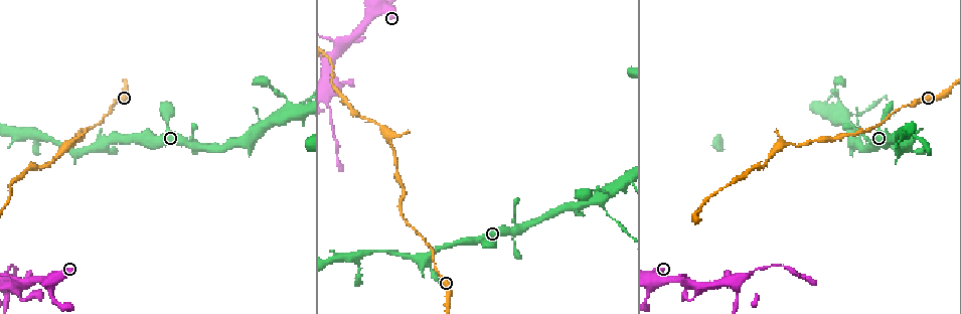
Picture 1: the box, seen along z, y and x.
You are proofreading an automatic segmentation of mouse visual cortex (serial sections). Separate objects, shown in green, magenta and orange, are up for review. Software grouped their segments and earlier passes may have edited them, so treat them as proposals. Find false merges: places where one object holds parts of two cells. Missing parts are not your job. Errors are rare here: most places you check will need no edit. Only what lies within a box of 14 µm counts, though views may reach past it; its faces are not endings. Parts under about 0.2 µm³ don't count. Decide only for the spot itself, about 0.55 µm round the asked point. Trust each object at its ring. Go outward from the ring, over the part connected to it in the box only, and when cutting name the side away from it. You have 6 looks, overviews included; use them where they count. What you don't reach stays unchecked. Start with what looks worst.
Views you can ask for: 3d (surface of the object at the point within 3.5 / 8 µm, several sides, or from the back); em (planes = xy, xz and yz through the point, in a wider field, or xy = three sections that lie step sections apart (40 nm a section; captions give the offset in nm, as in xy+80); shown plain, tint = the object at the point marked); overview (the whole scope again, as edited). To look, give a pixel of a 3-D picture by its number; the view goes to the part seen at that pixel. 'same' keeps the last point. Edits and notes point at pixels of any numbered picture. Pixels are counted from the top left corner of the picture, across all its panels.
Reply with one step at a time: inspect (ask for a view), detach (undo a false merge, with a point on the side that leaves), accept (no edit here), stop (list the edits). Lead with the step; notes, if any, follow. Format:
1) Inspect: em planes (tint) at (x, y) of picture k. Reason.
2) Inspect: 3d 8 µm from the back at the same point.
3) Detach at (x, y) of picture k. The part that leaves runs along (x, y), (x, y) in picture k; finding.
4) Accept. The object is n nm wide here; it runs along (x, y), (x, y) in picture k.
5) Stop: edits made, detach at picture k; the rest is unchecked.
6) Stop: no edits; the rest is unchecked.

Inspect: em planes (tint) at (285, 114) of picture 1.

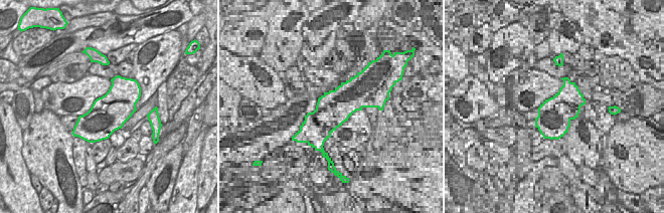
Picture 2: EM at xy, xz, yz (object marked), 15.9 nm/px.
Inspect: 3d 3.5 µm at the same point. Wider look.

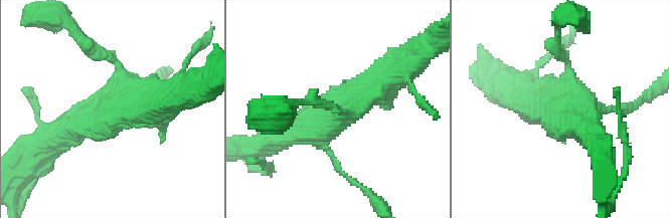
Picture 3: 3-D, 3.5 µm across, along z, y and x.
Accept. It runs along (287, 136), (394, 73) in picture 3; one cell here.

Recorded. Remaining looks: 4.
Inspect: 3d 3.5 µm at (345, 44) of picture 1. Branch point.

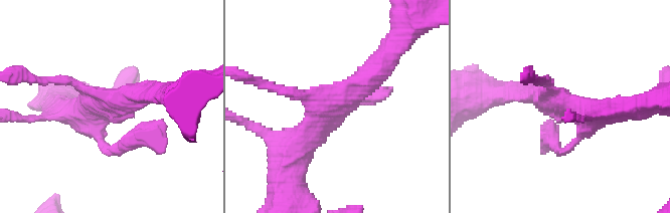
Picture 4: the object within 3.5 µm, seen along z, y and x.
Inspect: em xy step 3 (tint) at (108, 105) of picture 4.

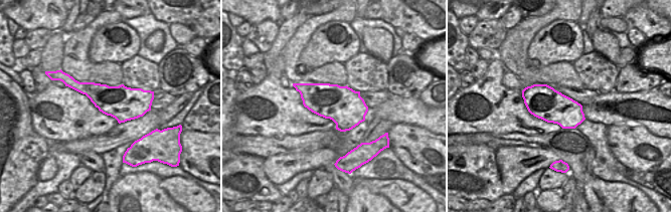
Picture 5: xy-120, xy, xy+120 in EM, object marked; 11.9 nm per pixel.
Accept. It runs along (381, 62), (326, 112), (292, 158) in picture 4; all the same cell.

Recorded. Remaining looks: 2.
Inspect: 3d 8 µm at (332, 91) of picture 1. Arms part here.

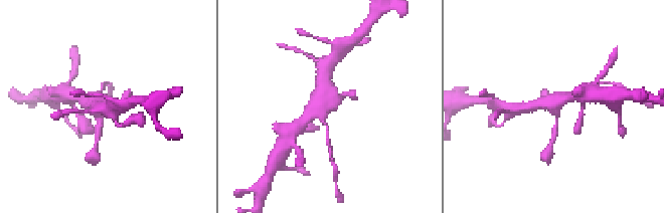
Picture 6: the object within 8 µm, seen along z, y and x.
Inspect: em xy step 3 (tint) at (327, 104) of picture 6. Need the tissue.

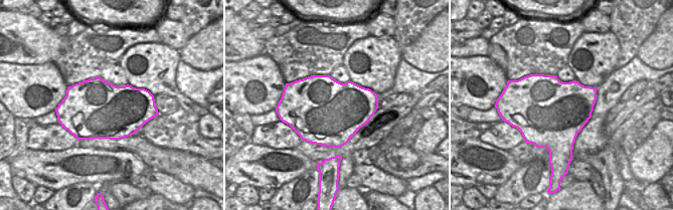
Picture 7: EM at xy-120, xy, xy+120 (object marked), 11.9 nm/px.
Accept. It runs along (522, 108), (553, 102), (573, 93) in picture 6; all the same cell.

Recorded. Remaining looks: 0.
Stop: no edits; the rest is unchecked.

